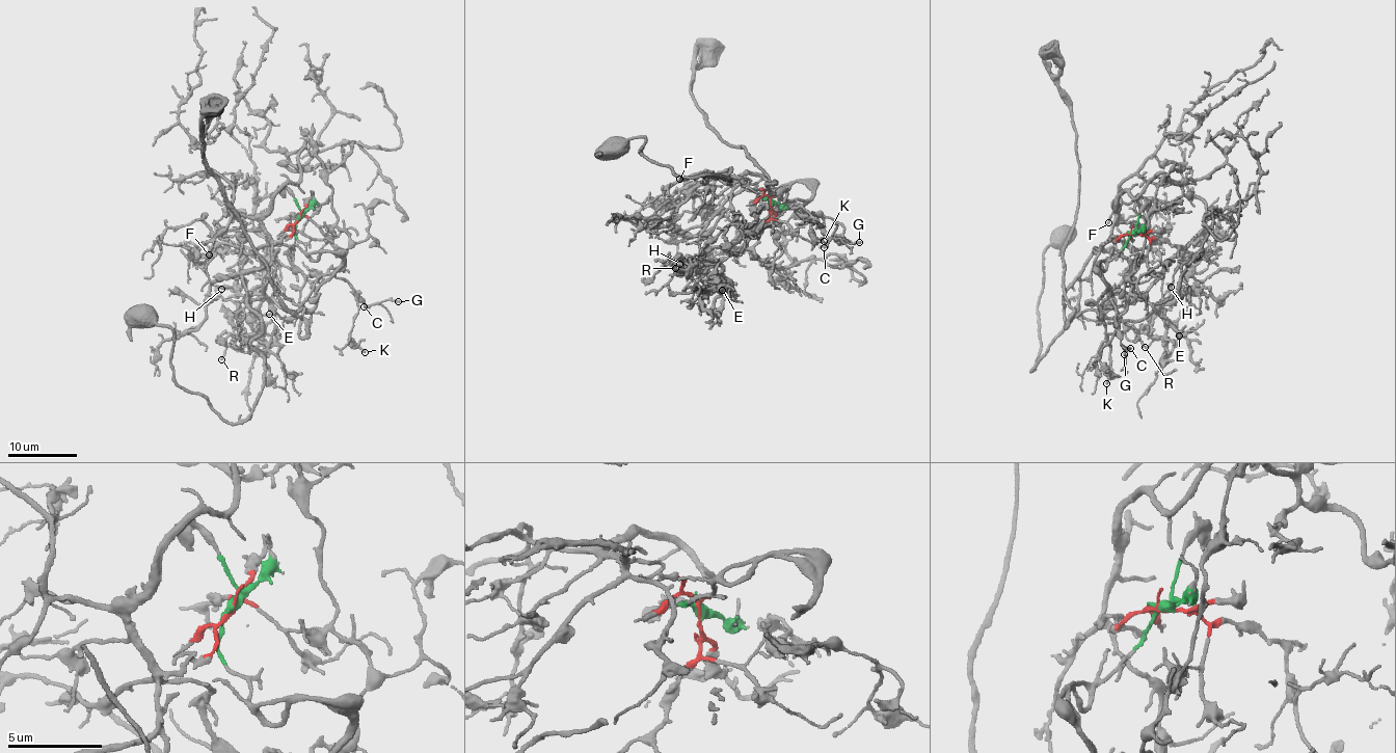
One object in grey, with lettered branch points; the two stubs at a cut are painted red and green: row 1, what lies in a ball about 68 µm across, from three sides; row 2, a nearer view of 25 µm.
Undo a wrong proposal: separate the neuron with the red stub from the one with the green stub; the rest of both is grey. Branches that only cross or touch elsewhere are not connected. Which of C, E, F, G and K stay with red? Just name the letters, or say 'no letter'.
F

